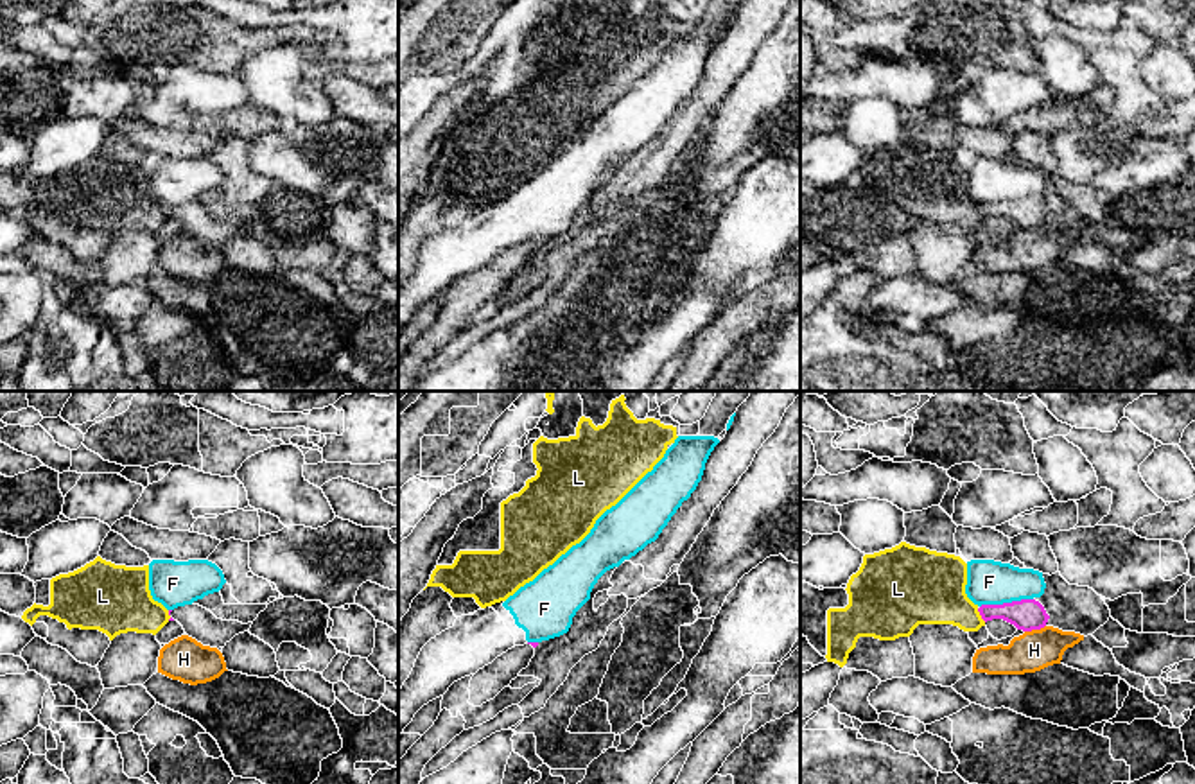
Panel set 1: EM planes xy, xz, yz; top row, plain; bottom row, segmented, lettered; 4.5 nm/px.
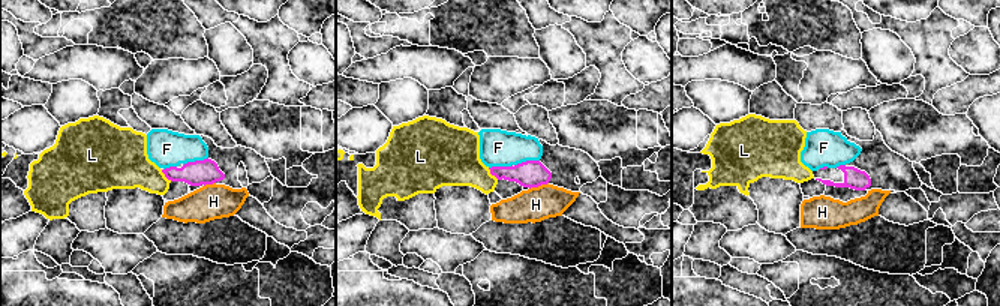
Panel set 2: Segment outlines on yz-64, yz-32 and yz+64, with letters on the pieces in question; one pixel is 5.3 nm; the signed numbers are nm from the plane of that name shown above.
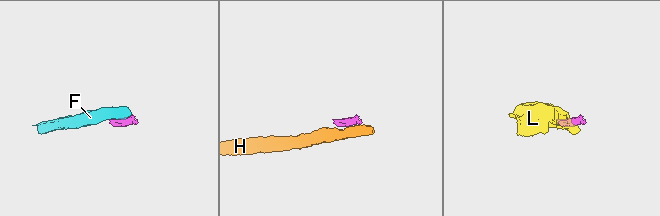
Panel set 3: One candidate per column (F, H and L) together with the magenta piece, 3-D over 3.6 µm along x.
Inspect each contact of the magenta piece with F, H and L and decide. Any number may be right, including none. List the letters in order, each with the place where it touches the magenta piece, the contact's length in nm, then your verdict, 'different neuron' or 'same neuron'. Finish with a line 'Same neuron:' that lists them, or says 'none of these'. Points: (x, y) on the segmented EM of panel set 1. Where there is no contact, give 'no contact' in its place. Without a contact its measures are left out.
F: yz (1005, 603) | 240 nm | different neuron
H: yz (1034, 628) | 100 nm | different neuron
L: yz (980, 614) | 80 nm | different neuron
Same neuron: none of these

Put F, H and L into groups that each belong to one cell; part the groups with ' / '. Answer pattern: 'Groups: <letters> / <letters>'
Groups: F / H / L

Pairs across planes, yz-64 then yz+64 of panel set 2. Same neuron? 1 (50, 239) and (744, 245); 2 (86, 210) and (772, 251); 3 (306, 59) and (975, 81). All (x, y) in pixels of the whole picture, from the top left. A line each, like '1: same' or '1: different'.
1: different
2: different
3: different

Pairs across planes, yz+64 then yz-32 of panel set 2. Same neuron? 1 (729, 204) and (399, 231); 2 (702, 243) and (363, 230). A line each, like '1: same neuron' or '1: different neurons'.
1: different neurons
2: different neurons

